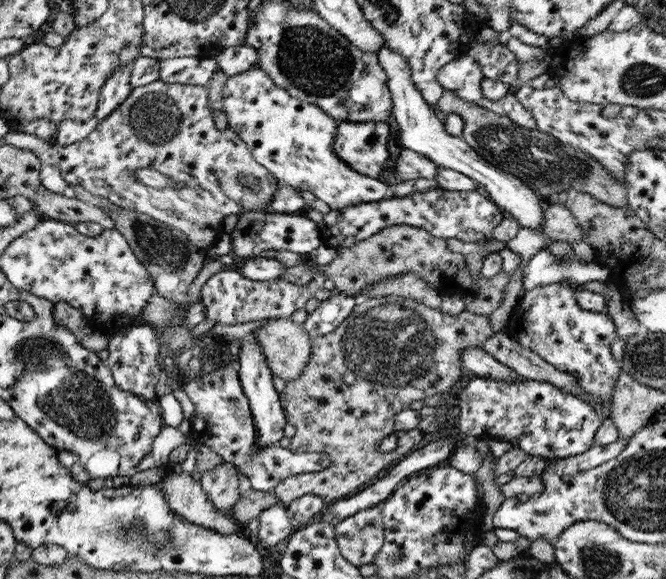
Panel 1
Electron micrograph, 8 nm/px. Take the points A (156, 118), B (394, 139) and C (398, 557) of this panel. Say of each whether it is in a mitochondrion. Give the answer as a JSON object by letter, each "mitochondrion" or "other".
{"A":"mitochondrion","B":"other","C":"mitochondrion"}

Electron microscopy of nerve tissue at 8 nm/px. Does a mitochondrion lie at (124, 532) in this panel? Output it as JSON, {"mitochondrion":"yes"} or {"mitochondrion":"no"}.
{"mitochondrion":"yes"}

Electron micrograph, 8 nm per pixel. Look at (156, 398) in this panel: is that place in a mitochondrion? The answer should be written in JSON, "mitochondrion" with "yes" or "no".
{"mitochondrion":"no"}

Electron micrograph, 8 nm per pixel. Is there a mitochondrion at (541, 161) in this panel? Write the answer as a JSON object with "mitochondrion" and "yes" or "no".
{"mitochondrion":"yes"}

